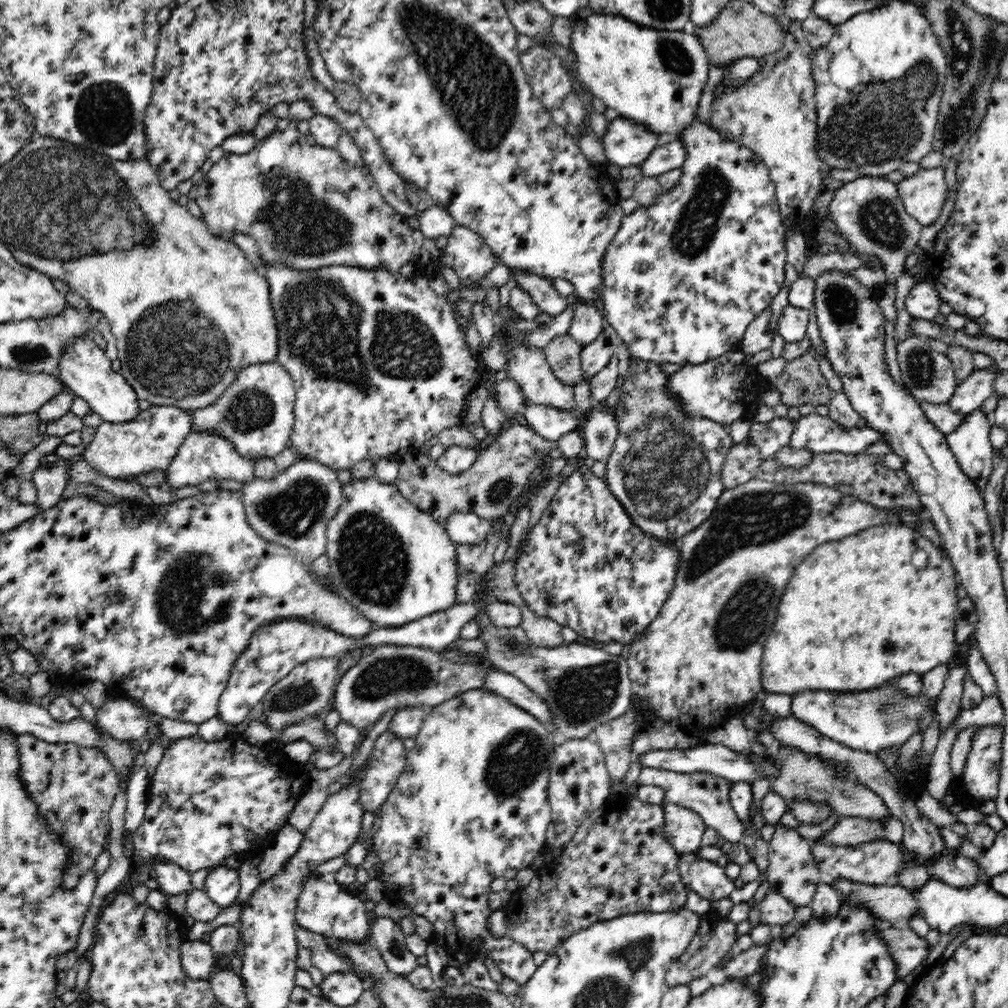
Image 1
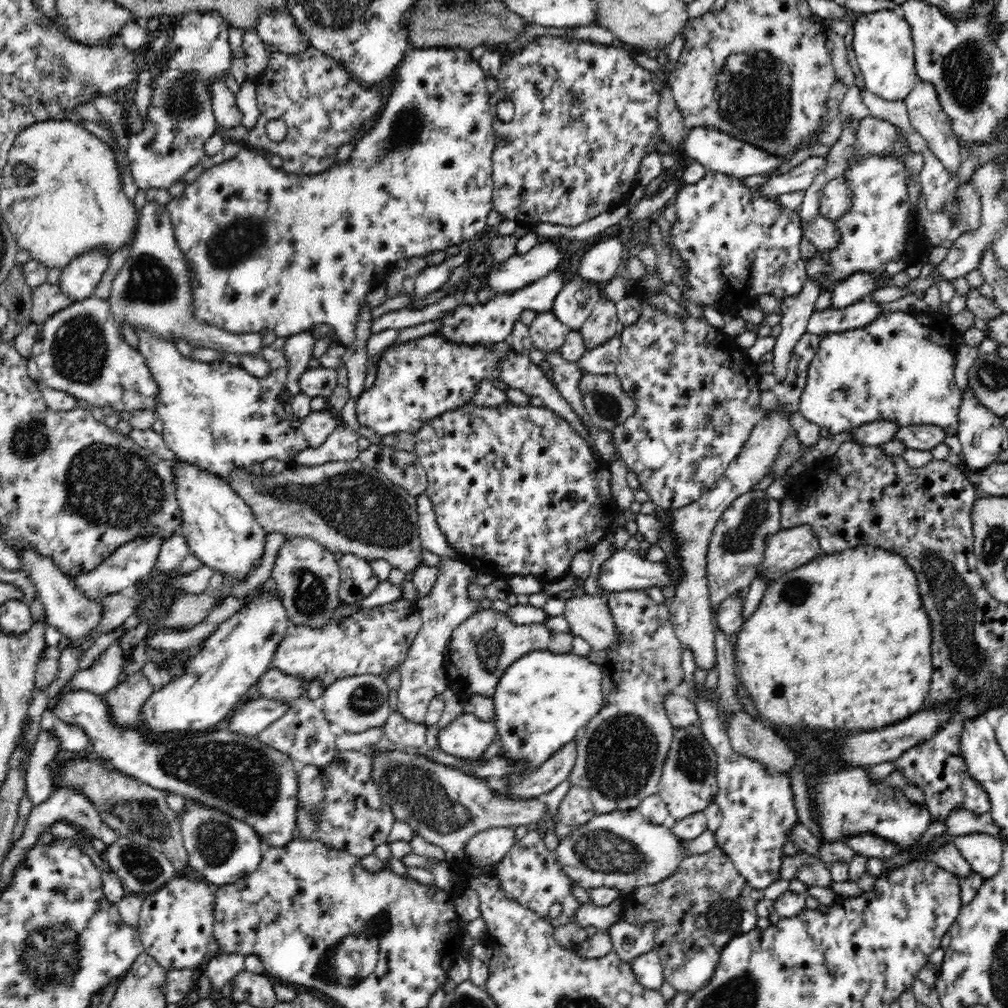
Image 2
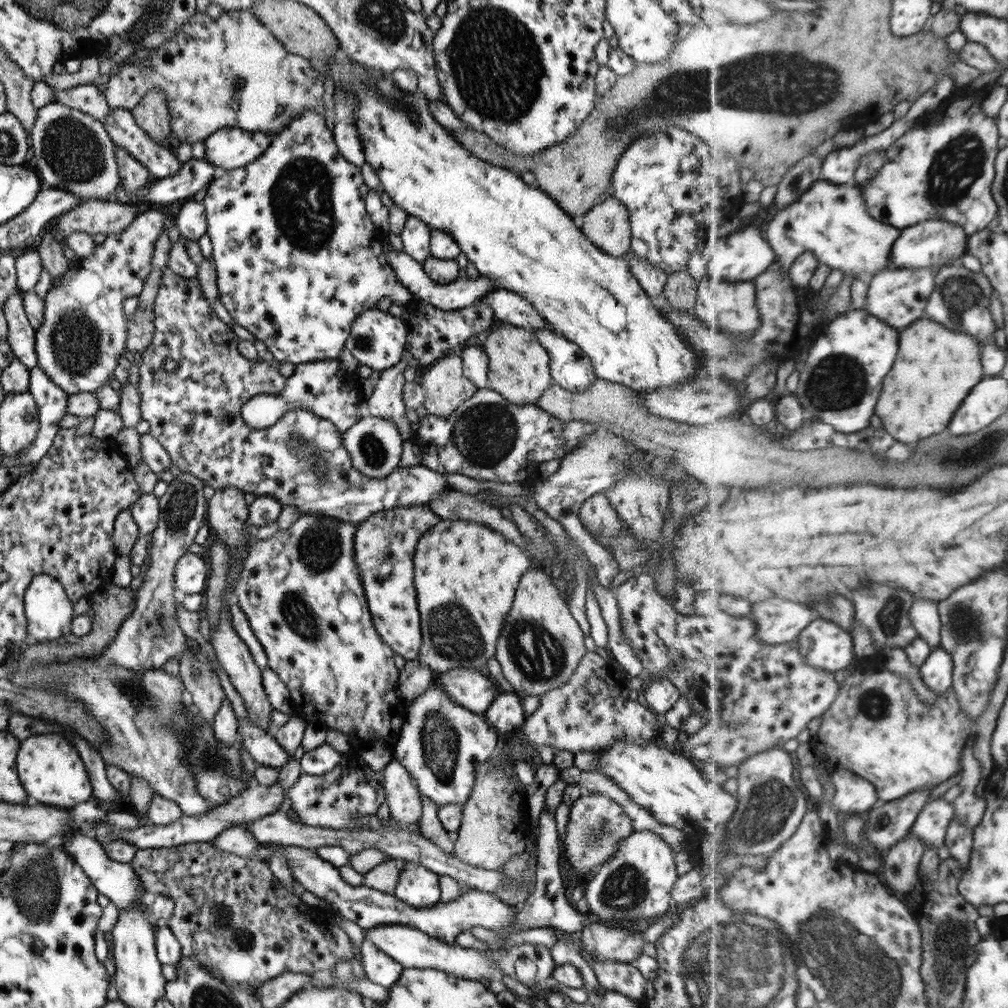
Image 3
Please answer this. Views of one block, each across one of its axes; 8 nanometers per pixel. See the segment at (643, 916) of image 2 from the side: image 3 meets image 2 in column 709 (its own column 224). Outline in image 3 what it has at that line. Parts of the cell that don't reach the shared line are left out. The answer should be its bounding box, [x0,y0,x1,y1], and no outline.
[130,841,354,990]

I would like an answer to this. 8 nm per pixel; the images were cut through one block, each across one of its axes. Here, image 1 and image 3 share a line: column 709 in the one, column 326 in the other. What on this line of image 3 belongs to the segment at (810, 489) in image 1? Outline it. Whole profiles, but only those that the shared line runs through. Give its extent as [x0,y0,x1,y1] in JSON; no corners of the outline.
[235,514,408,756]

